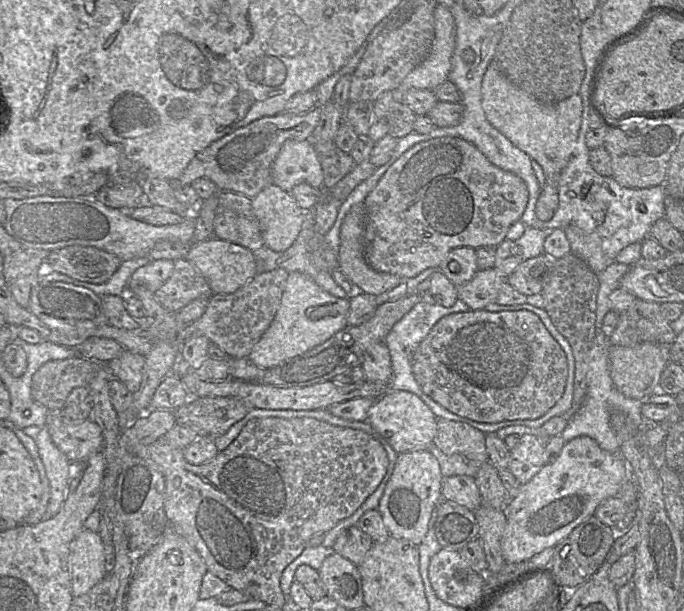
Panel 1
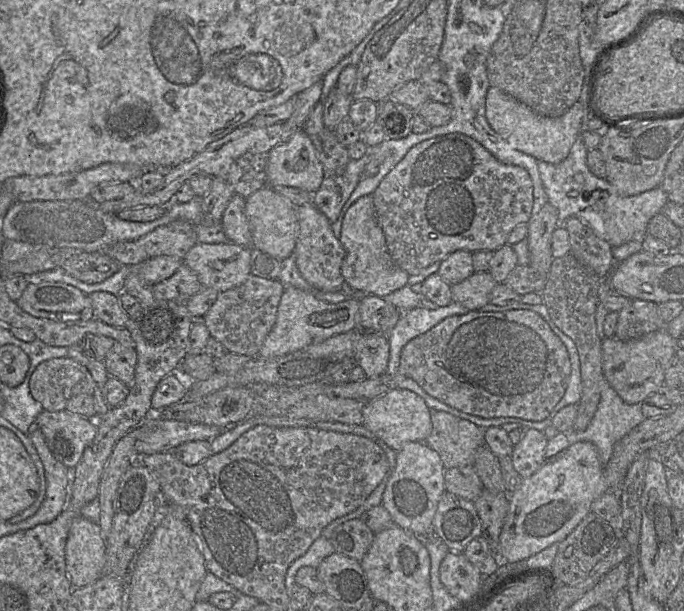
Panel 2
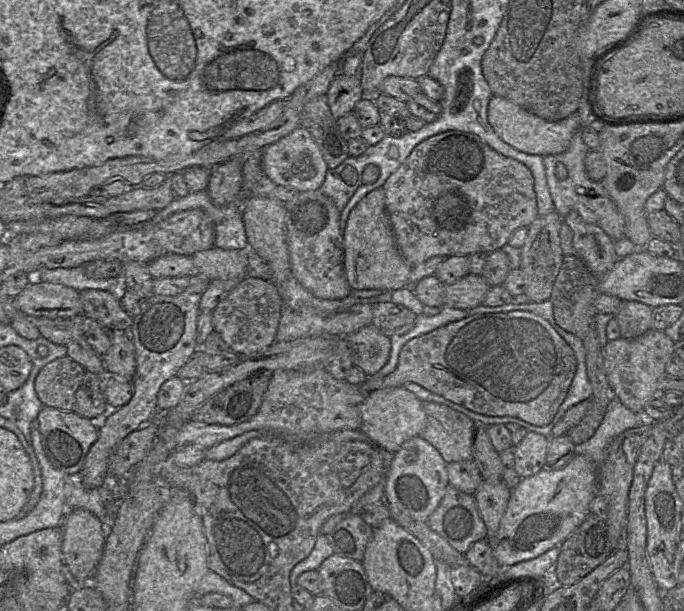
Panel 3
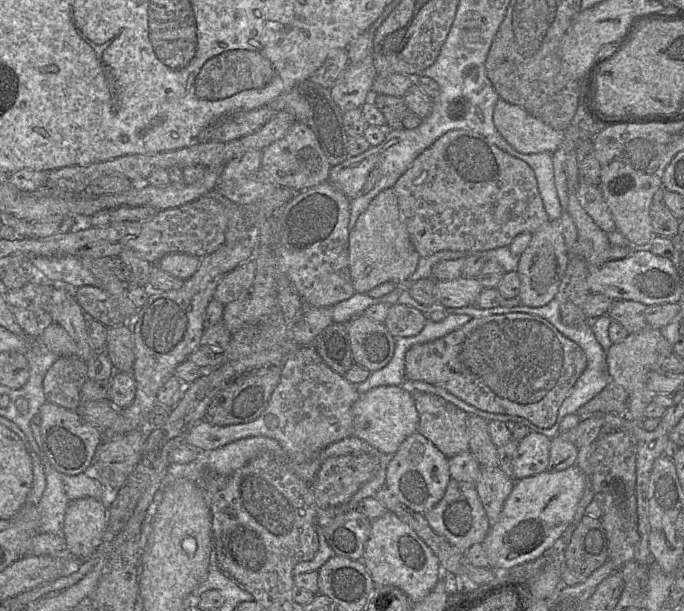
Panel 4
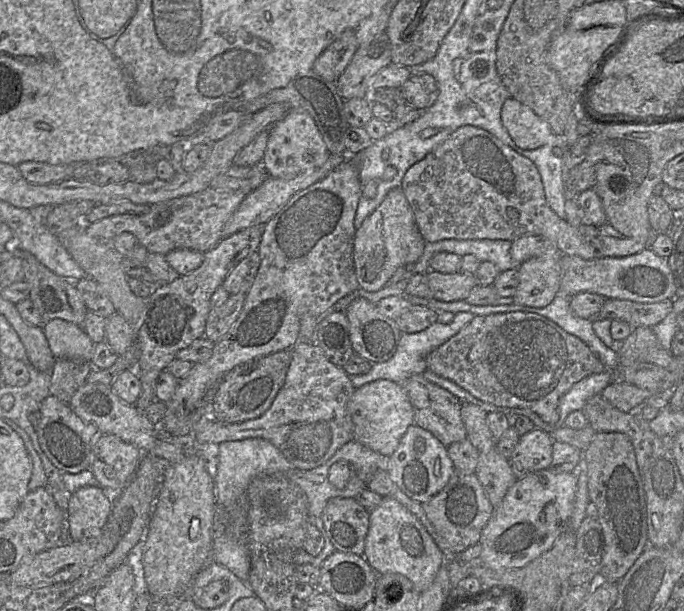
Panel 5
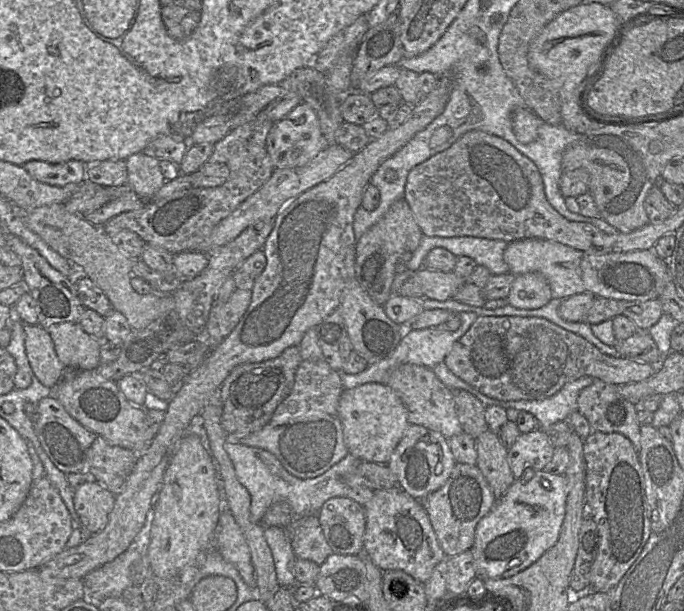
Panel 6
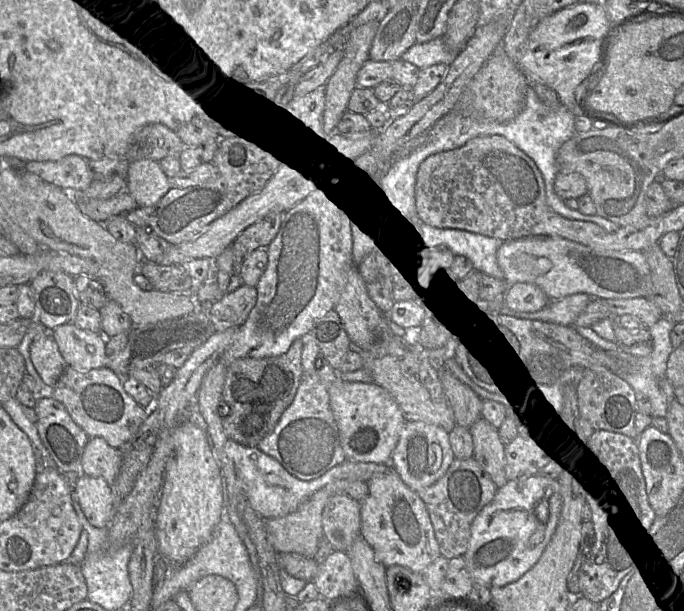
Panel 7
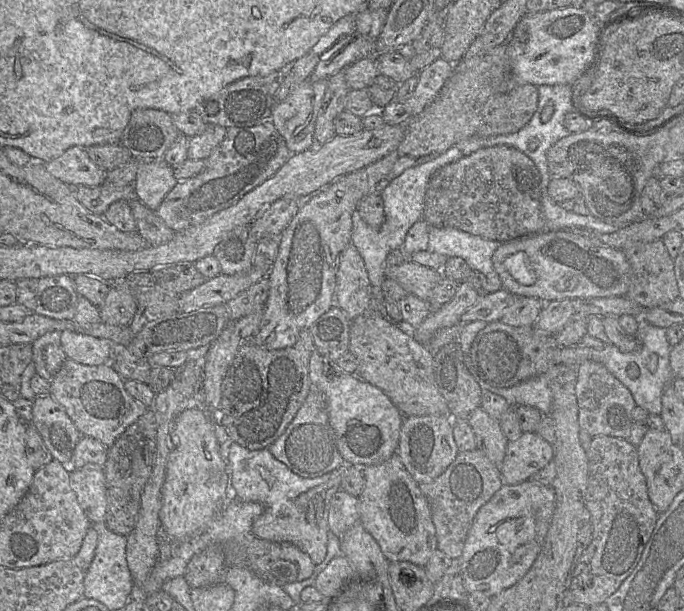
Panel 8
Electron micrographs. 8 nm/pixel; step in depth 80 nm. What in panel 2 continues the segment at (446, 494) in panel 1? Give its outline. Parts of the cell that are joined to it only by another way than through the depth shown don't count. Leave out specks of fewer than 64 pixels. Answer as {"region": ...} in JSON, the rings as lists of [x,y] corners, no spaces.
{"region":[[[474,466],[444,469],[444,482],[445,491],[470,501],[475,501],[484,489]]]}

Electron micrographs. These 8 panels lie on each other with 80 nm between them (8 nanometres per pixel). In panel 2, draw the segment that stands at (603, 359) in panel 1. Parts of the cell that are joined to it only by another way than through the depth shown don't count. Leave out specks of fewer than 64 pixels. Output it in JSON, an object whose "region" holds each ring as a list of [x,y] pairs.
{"region":[[[605,379],[600,383],[600,390],[601,397],[597,410],[587,428],[584,431],[575,431],[571,429],[565,433],[569,444],[574,444],[579,441],[593,443],[598,450],[600,461],[604,468],[611,458],[615,443],[642,423],[645,418],[641,411],[641,404],[625,403]]]}

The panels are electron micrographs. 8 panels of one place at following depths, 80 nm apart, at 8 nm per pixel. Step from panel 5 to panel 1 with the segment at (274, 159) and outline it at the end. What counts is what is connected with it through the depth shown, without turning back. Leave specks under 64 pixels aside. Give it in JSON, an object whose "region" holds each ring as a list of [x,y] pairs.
{"region":[[[287,140],[272,167],[273,184],[286,192],[302,183],[323,187],[324,174],[312,140]]]}

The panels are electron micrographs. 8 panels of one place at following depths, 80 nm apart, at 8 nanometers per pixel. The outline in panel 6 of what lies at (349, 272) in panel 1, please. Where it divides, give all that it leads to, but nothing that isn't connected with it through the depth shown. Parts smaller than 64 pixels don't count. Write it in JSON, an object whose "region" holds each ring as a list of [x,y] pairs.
{"region":[[[405,198],[394,202],[387,213],[356,242],[355,279],[377,304],[383,306],[392,295],[395,264],[406,253],[414,252],[422,232]]]}

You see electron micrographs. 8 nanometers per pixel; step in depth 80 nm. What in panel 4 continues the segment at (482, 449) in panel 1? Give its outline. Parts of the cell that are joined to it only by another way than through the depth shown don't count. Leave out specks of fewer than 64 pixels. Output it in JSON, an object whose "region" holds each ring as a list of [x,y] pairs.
{"region":[[[412,391],[419,415],[418,432],[448,459],[469,450],[467,418],[470,414],[438,395]]]}

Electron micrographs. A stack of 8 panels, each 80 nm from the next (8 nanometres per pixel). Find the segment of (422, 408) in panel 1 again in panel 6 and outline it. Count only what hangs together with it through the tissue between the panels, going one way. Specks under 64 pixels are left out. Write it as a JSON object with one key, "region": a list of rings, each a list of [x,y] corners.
{"region":[[[370,382],[344,389],[338,405],[348,452],[359,460],[388,464],[397,444],[409,426],[407,409],[387,384]]]}

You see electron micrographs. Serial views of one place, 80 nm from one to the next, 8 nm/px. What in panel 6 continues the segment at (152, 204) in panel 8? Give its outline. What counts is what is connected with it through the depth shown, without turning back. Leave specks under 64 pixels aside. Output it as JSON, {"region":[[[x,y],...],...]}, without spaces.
{"region":[[[138,152],[126,159],[128,188],[141,200],[150,201],[166,182],[160,168],[160,160],[146,152]]]}

